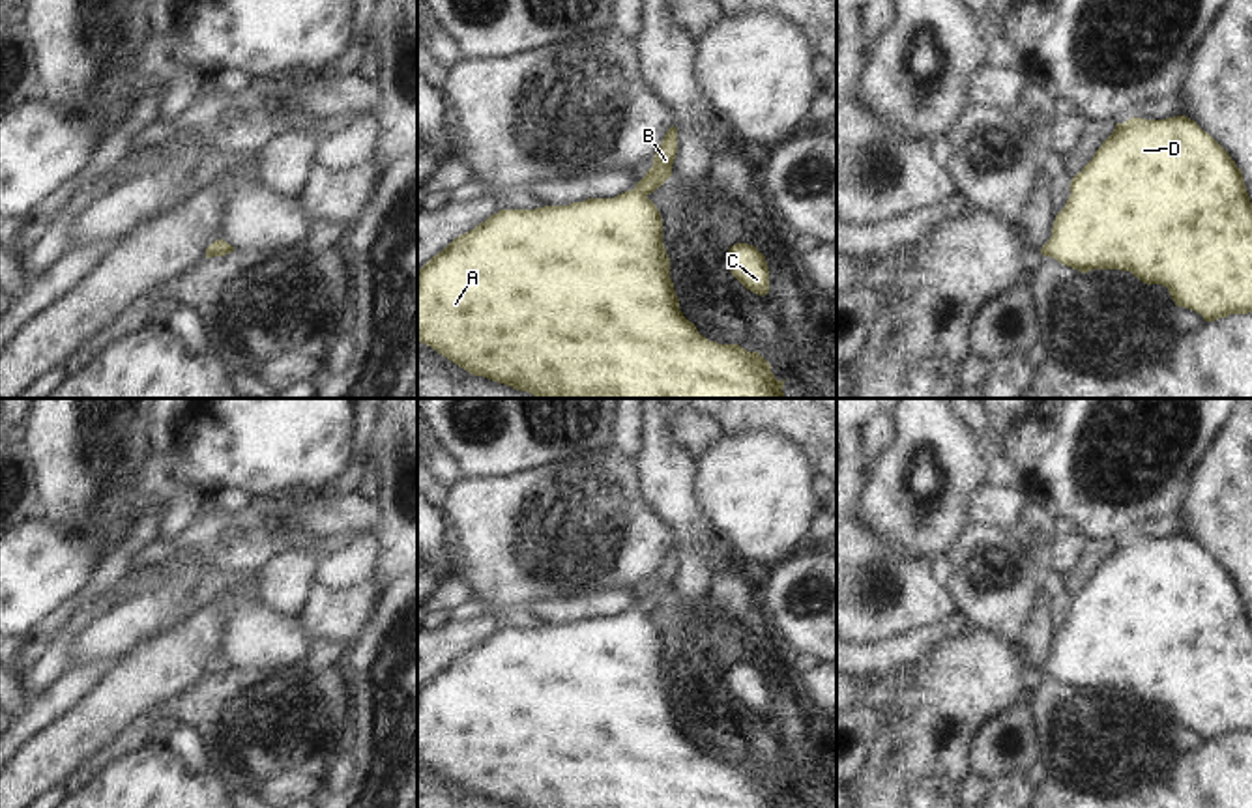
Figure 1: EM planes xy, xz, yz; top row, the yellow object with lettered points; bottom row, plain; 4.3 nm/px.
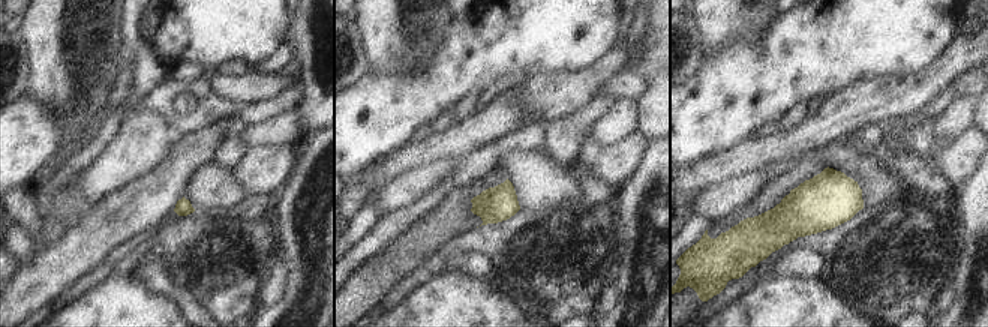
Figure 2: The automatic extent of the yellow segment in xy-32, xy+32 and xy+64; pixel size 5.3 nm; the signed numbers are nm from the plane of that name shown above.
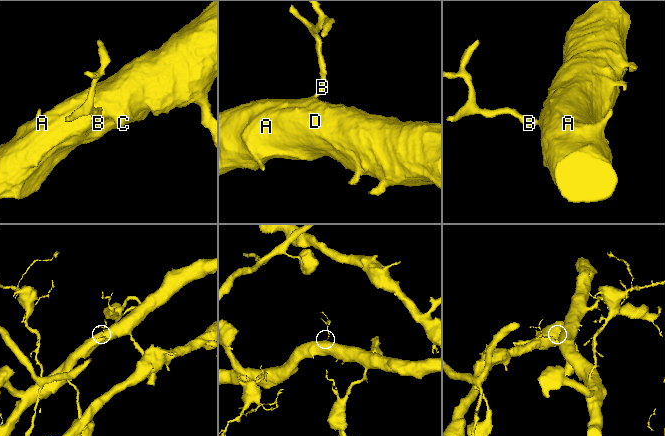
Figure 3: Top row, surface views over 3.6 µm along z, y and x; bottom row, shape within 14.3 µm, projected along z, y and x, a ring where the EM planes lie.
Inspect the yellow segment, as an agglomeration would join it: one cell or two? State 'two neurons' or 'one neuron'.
one neuron

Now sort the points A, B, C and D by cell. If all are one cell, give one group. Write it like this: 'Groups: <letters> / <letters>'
Groups: A B C D

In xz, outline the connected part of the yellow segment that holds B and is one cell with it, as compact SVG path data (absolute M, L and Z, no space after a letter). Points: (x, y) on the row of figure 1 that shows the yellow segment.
M672 125L653 157L653 166L636 183L614 198L588 198L569 206L543 206L535 209L500 209L473 230L455 238L444 251L417 269L417 342L423 342L468 370L535 398L786 398L784 382L771 372L771 365L758 354L739 344L719 344L698 333L679 310L679 299L670 279L670 258L662 243L662 219L648 198L670 176L677 153L677 129Z

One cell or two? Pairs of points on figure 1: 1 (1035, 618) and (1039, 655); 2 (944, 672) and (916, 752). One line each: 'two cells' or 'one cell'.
1: one cell
2: one cell

